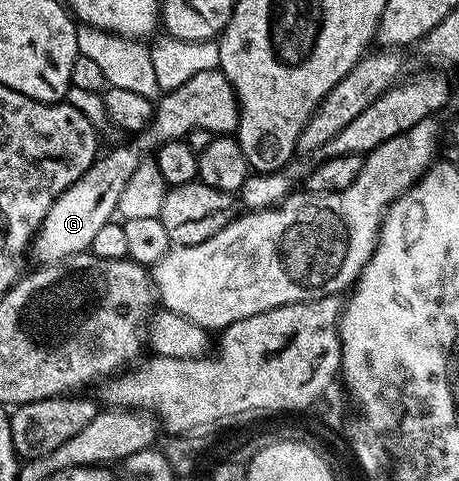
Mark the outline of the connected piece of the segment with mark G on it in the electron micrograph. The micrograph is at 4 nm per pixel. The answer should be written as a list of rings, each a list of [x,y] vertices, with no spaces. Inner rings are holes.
[[[219,69],[201,71],[176,89],[164,92],[158,98],[151,114],[151,122],[134,138],[135,145],[119,145],[96,160],[95,164],[77,179],[49,207],[43,225],[35,234],[30,246],[30,256],[35,256],[40,266],[53,265],[77,253],[90,250],[97,230],[113,220],[118,201],[126,184],[141,162],[139,149],[154,151],[167,141],[186,138],[194,128],[205,128],[214,135],[231,135],[239,127],[239,101],[229,79]],[[139,148],[139,149],[138,149]],[[104,156],[104,157],[103,157]]]

